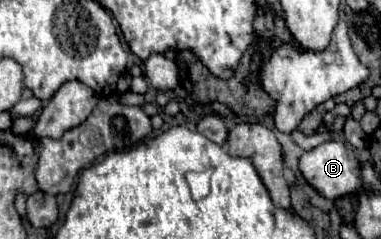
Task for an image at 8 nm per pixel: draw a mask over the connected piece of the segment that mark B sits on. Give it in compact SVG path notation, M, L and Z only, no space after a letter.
M325 141L299 157L299 169L307 183L323 197L335 199L349 191L361 191L361 179L357 179L357 157L343 141Z

